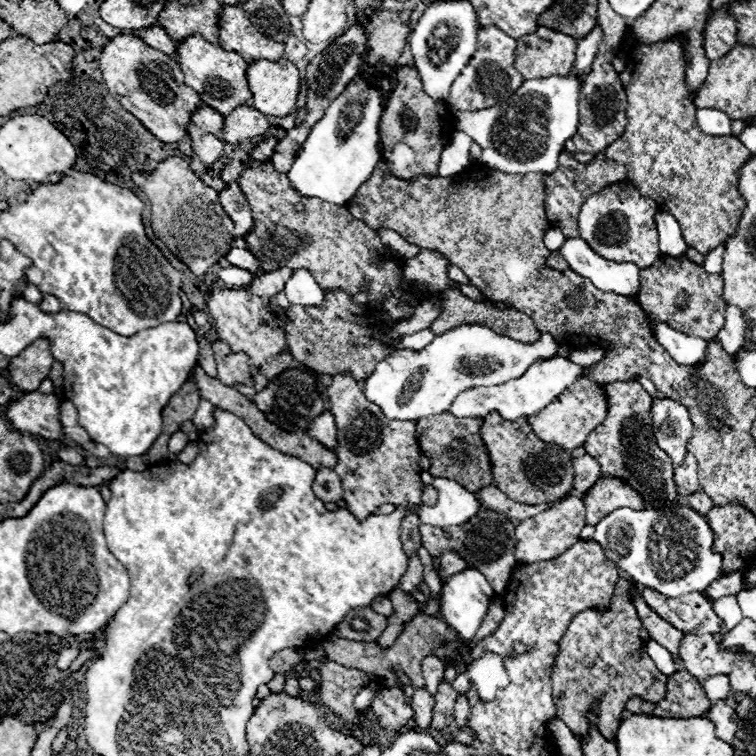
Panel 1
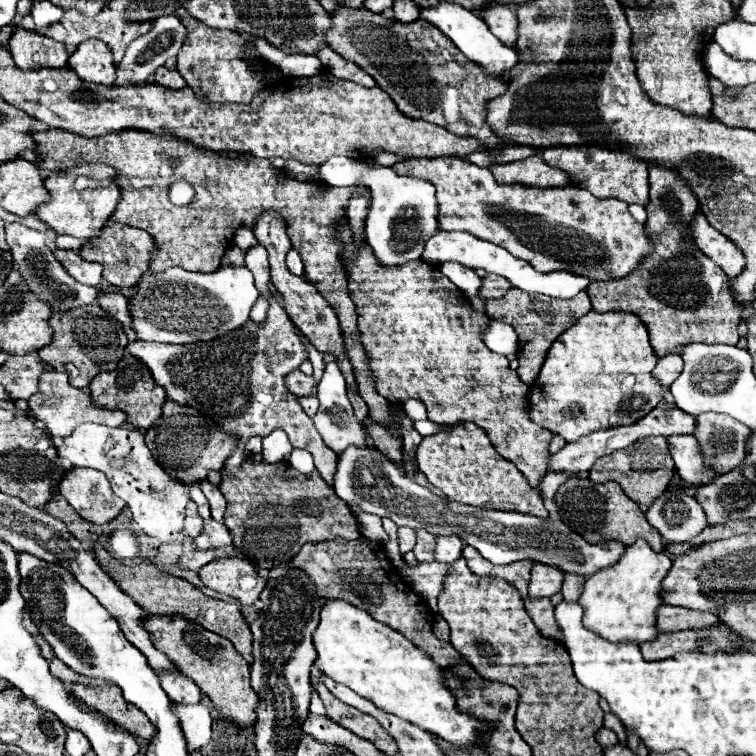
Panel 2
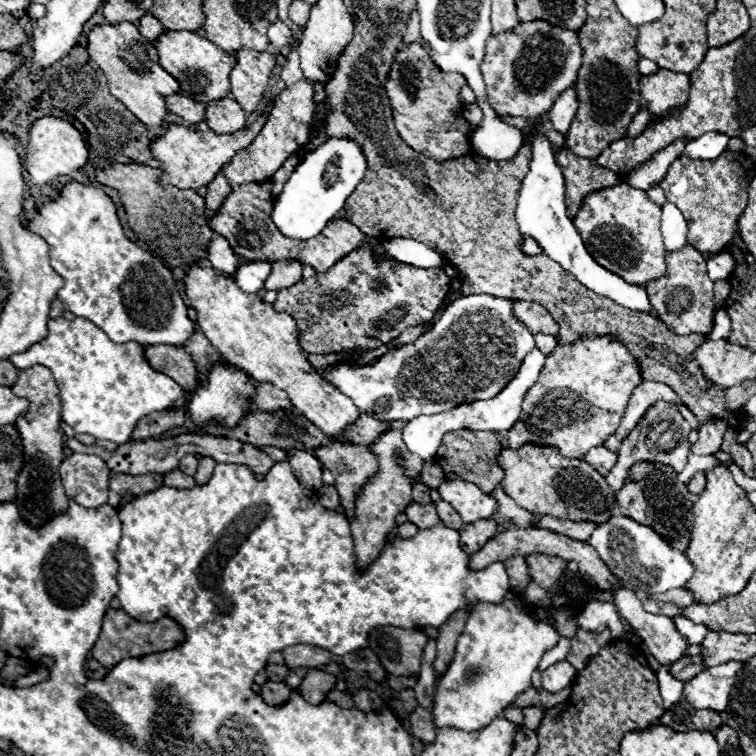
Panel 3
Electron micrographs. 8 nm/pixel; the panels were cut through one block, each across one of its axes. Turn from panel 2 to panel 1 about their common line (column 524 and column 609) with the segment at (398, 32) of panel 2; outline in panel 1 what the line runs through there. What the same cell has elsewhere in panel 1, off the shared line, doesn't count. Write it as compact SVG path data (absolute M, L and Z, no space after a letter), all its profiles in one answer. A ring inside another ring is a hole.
M680 38L650 46L638 44L630 52L628 66L620 74L628 94L628 124L626 132L606 148L604 156L624 164L628 180L638 192L650 196L662 212L670 212L678 220L686 244L706 254L734 236L738 228L746 202L736 184L740 168L750 160L750 152L736 136L712 138L698 128L696 106L688 98L684 70Z

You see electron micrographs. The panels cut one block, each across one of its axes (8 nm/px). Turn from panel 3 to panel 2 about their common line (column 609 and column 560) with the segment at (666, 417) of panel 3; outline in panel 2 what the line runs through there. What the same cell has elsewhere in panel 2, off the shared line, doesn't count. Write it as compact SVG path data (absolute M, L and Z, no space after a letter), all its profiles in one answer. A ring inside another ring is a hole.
M546 474L542 478L542 482L540 482L540 488L538 488L540 498L542 500L550 500L554 496L554 492L558 490L558 486L564 484L564 480L574 478L574 476L578 476L578 474Z

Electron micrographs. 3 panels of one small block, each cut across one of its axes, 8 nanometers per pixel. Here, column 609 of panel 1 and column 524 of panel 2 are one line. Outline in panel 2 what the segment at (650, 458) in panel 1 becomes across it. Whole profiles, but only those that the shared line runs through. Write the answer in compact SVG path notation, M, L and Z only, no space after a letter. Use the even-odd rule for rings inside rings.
M348 224L340 230L340 240L346 246L342 252L342 264L348 274L350 296L358 310L360 342L368 352L370 372L376 380L378 394L396 404L408 398L420 398L426 402L428 418L432 422L452 426L462 422L476 424L488 434L496 452L516 464L526 480L538 488L542 476L546 476L546 456L550 456L548 442L552 434L530 422L526 416L526 392L530 386L518 378L516 370L510 370L510 360L506 356L498 356L486 348L482 334L490 318L474 310L470 300L462 296L462 292L440 272L438 266L416 260L396 268L382 268L370 252L370 246L354 248Z

